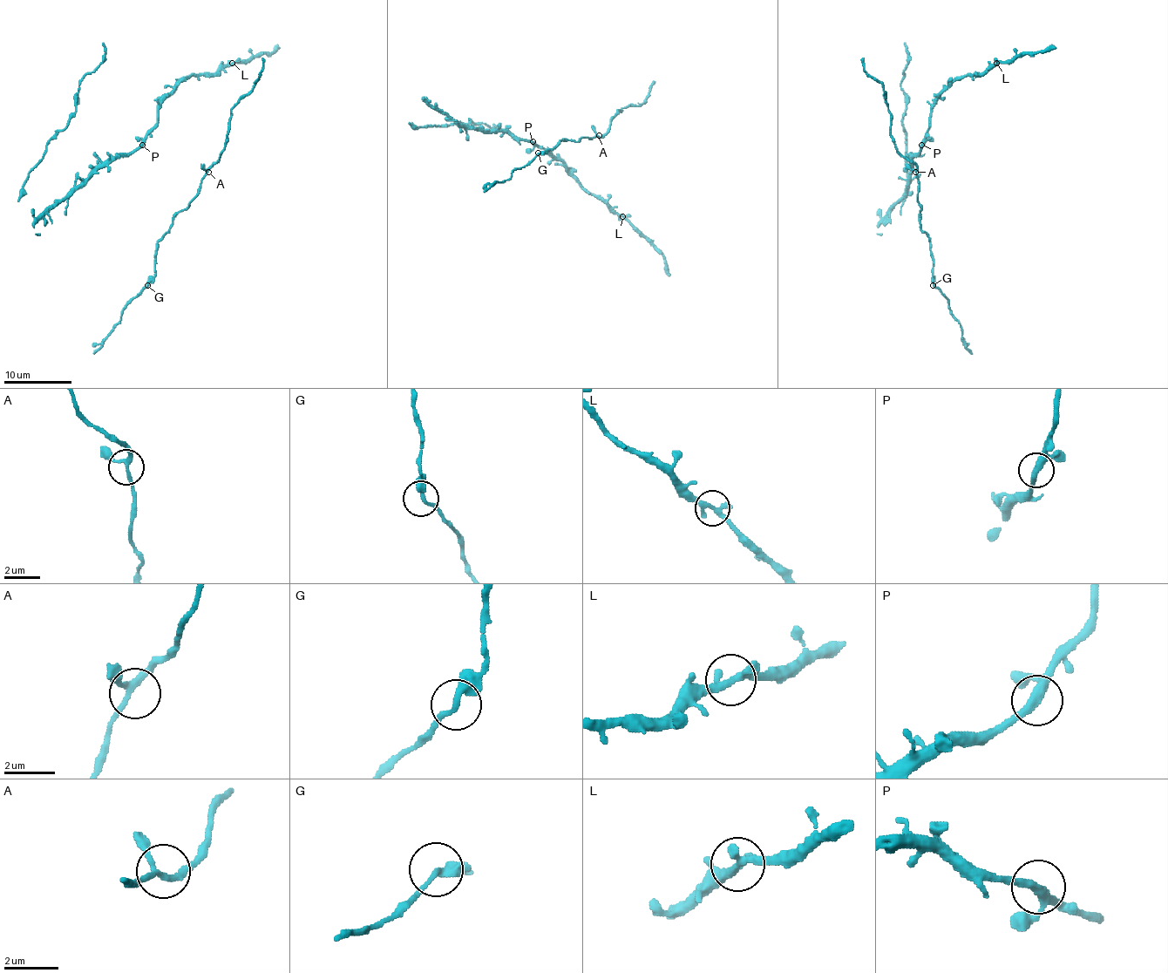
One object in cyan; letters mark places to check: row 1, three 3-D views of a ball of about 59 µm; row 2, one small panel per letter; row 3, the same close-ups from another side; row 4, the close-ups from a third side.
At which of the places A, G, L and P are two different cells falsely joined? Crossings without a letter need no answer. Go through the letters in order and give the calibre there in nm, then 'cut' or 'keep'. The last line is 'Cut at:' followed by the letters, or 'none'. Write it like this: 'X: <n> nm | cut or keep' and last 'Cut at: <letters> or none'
A: 200 nm | keep
G: 240 nm | keep
L: 240 nm | keep
P: 300 nm | keep
Cut at: none

